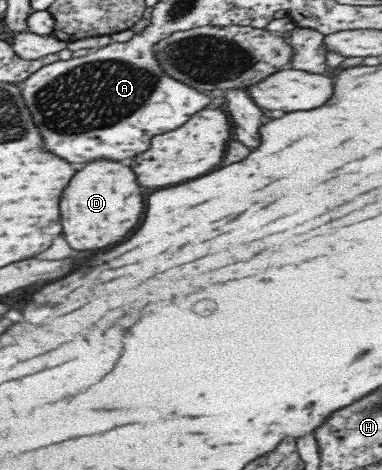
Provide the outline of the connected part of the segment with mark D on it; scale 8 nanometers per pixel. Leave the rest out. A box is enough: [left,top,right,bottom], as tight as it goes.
[59,160,143,250]

